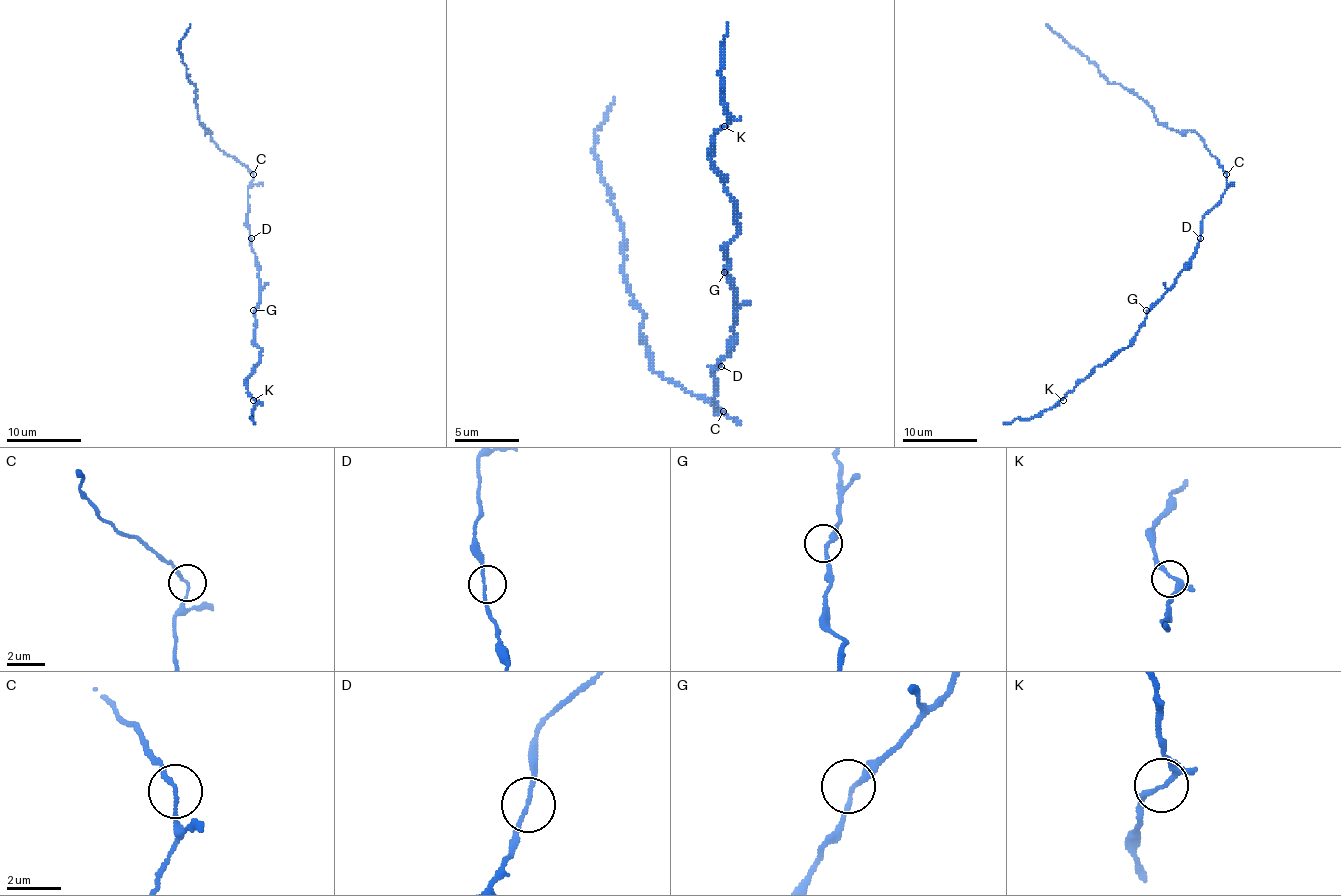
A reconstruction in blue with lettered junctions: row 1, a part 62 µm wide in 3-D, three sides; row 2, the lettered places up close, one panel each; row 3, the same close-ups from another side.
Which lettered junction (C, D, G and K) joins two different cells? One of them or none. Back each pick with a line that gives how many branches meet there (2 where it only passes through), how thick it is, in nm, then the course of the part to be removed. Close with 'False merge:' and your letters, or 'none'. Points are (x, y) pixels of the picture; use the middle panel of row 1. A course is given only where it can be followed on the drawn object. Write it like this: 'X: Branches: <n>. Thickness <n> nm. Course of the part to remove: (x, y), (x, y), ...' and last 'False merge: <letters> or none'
C: Branches: 2. Thickness 130 nm. Course of the part to remove: (724, 411), (675, 385), (649, 366), (636, 301), (627, 288), (624, 227), (594, 152), (594, 130), (614, 97)
False merge: C

